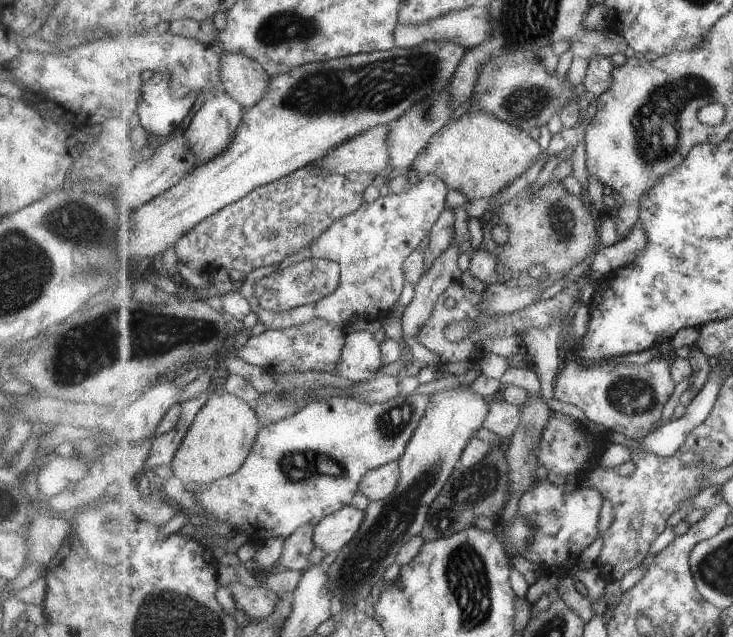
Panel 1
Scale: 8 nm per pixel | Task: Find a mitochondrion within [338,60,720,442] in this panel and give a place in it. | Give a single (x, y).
(655, 127)

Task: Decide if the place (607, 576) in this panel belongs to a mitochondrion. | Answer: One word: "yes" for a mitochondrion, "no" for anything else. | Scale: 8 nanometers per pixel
no

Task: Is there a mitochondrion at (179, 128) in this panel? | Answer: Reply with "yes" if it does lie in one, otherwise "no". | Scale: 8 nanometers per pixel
no

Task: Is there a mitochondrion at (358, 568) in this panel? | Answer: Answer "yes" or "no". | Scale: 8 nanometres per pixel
yes

